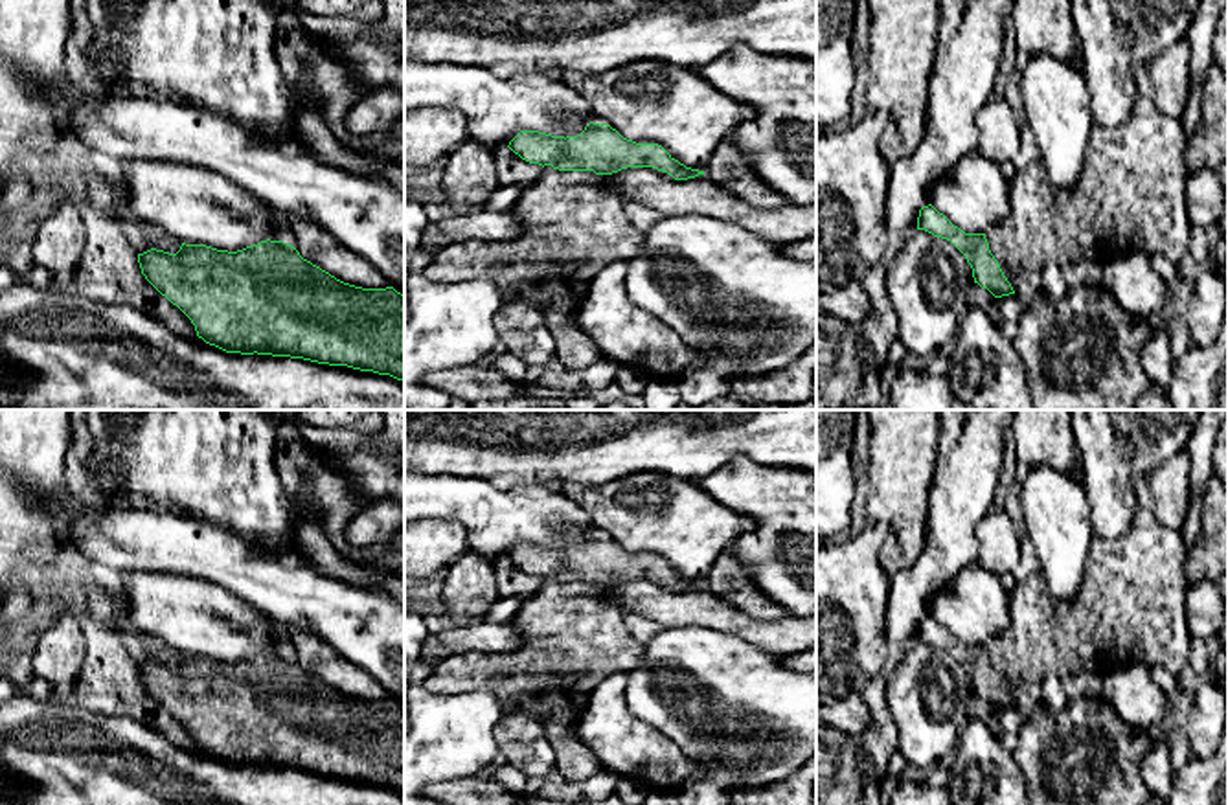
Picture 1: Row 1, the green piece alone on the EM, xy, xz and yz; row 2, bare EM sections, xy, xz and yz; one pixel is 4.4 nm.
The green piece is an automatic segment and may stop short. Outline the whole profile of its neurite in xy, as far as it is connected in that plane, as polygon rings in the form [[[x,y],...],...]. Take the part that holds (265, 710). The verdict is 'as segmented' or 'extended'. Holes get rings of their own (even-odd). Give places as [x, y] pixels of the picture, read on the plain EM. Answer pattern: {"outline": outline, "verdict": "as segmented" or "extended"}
{"outline": [[[283,652],[237,663],[182,654],[176,665],[138,665],[145,691],[195,737],[197,748],[226,765],[303,770],[404,792],[404,706],[393,698],[344,695]]], "verdict": "as segmented"}

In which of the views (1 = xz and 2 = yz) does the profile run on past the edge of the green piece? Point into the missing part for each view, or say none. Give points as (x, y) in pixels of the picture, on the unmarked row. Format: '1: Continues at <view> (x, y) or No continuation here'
1: No continuation here
2: No continuation here

